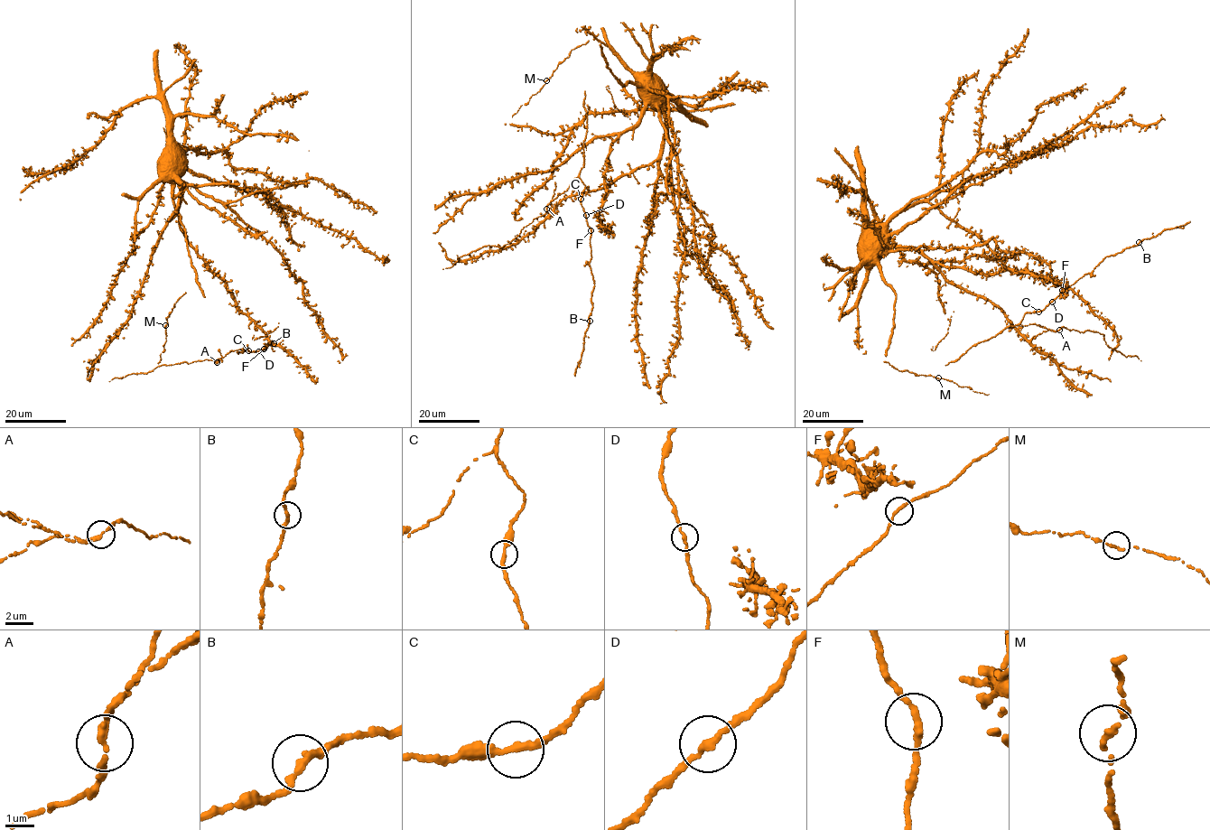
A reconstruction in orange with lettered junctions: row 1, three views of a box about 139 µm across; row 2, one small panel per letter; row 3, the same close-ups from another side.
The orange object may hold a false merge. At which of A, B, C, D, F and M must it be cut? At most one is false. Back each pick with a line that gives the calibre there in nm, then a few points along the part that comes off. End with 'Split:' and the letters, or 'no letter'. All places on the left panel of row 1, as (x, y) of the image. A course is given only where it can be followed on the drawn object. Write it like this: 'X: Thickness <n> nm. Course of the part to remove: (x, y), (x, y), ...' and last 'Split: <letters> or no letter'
Split: no letter

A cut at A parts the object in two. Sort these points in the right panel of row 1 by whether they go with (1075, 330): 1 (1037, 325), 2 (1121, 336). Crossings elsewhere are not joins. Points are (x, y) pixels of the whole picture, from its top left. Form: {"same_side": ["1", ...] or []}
{"same_side": []}

